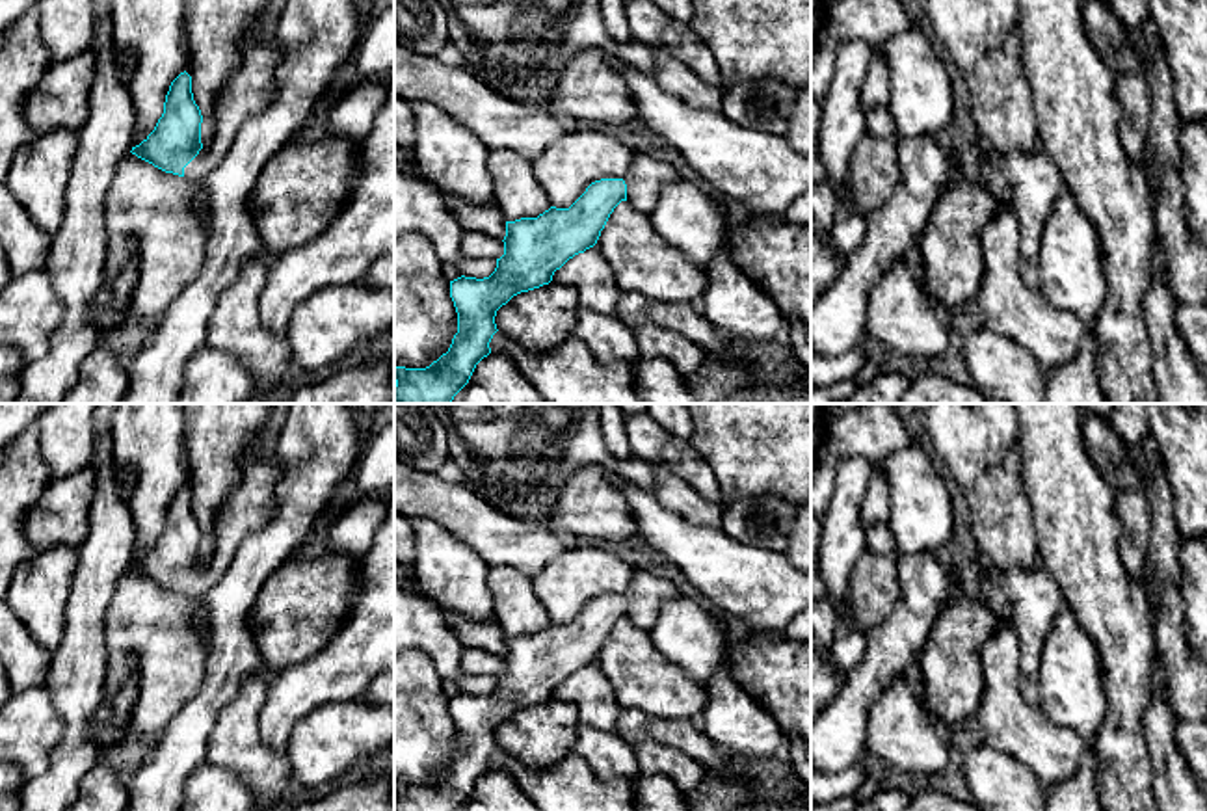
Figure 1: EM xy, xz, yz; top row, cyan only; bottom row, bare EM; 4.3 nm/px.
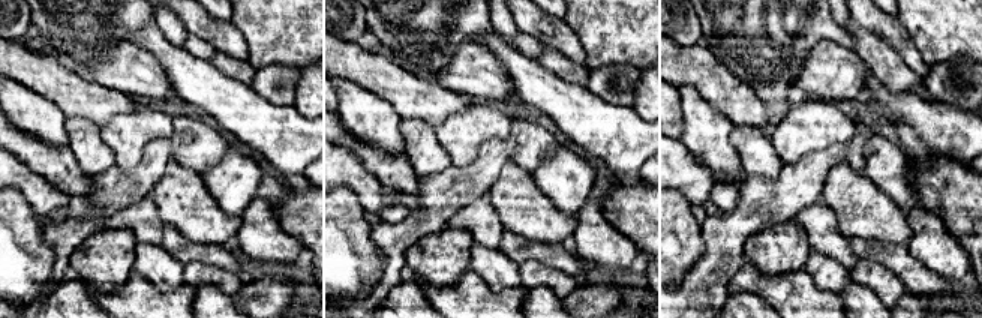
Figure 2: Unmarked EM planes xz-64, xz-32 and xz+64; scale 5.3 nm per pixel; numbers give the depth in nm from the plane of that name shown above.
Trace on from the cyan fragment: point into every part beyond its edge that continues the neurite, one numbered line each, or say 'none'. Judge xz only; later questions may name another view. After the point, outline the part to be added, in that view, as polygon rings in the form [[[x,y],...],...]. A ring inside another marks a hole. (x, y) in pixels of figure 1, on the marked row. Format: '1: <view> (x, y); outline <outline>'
1: xz (646, 177); outline [[[634,153],[629,171],[623,175],[627,184],[627,201],[634,210],[647,216],[657,208],[660,192],[668,184],[679,182],[679,169],[651,154]]]

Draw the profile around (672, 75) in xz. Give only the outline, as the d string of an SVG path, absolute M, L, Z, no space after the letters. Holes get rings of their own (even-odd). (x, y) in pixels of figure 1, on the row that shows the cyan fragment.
M653 48L657 54L657 65L649 74L657 84L684 100L688 106L705 108L705 110L722 110L722 93L709 86L701 76L694 74L683 61L668 56L662 50Z

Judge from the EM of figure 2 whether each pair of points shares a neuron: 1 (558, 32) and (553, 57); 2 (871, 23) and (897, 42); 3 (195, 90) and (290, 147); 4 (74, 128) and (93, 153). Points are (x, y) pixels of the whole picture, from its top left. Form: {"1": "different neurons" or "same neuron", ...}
{"1": "different neurons", "2": "same neuron", "3": "same neuron", "4": "same neuron"}

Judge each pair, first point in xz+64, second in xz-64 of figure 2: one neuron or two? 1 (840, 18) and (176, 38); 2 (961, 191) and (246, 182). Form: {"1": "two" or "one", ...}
{"1": "one", "2": "two"}

